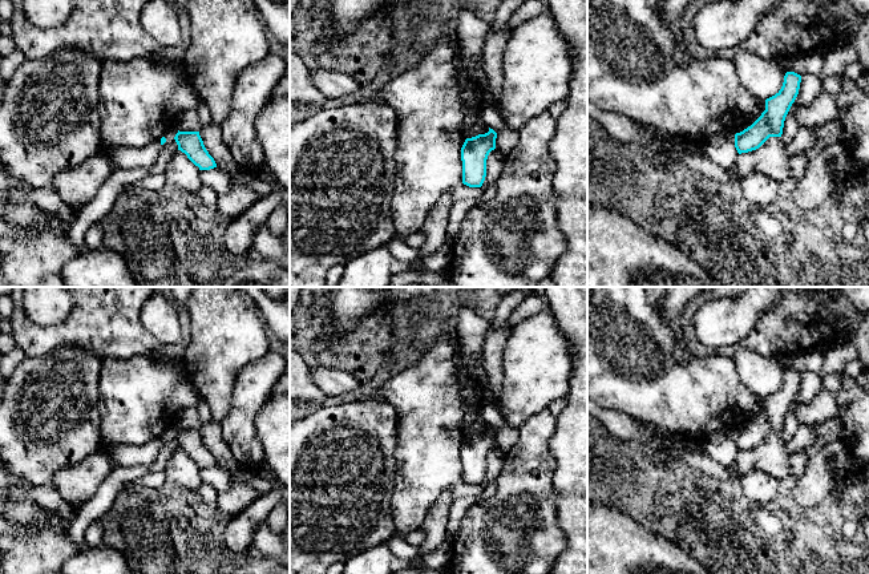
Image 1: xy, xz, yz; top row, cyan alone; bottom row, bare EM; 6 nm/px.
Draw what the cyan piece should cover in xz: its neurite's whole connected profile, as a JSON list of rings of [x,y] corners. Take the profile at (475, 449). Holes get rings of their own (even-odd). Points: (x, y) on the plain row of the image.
[[[489,425],[485,432],[466,436],[461,445],[462,481],[469,485],[481,485],[486,474],[486,457],[496,446],[497,430]]]

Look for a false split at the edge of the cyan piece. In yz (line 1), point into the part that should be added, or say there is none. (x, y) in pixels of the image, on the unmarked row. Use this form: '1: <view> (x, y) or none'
1: none

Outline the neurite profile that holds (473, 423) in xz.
[[[481,412],[470,413],[462,421],[464,432],[466,436],[472,436],[481,432],[484,425],[485,425],[485,420]]]

